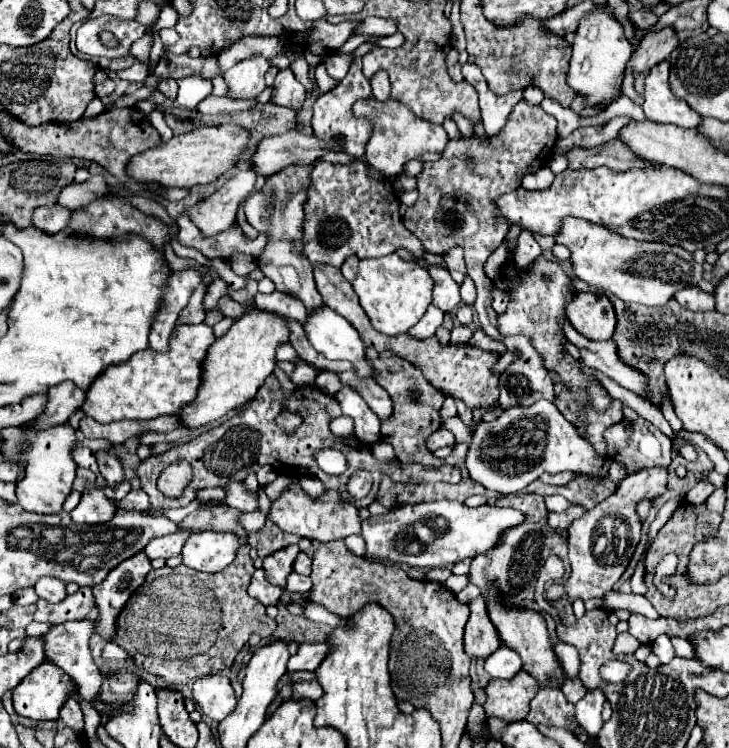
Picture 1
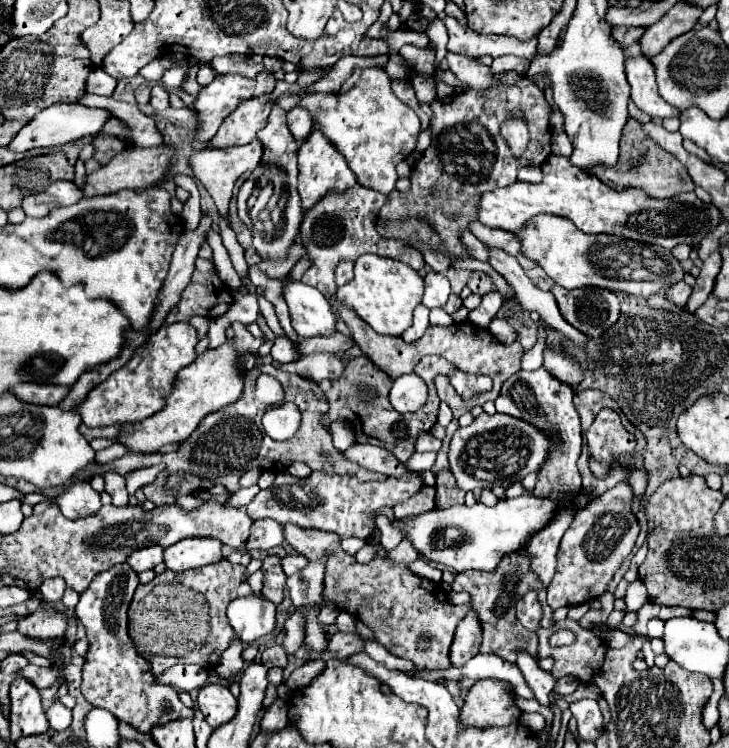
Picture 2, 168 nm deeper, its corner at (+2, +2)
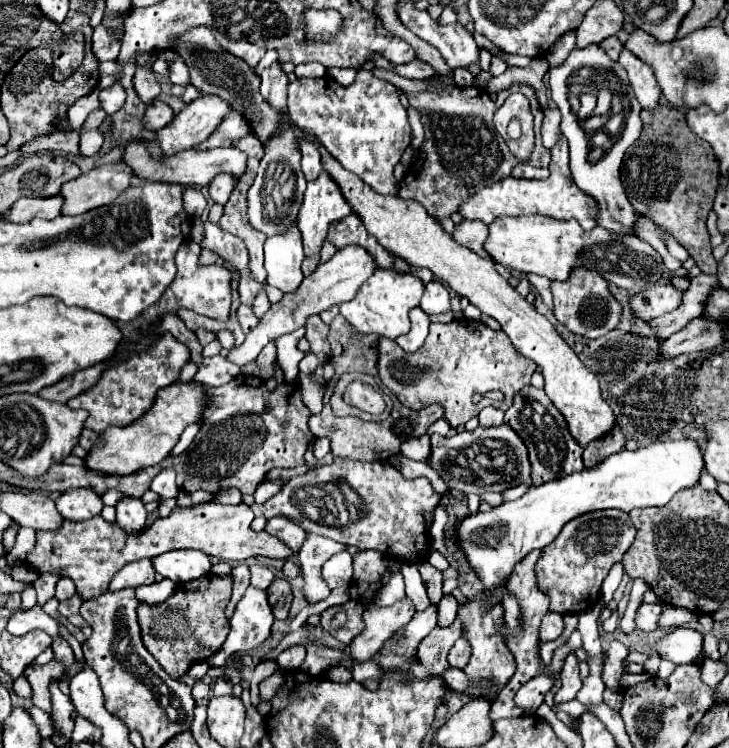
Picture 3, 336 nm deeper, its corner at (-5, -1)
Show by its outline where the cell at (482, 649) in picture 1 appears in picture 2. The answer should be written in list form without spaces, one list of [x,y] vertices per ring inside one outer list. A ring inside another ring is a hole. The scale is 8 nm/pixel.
[[[469,610],[469,614],[459,622],[451,646],[451,662],[455,668],[463,668],[479,652],[481,638],[483,638],[481,620],[475,610]]]

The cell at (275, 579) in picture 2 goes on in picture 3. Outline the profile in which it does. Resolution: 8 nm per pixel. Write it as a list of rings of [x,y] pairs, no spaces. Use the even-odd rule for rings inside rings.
[[[274,579],[272,585],[266,589],[266,593],[268,593],[268,603],[274,619],[288,619],[288,611],[292,603],[290,583],[286,579]]]

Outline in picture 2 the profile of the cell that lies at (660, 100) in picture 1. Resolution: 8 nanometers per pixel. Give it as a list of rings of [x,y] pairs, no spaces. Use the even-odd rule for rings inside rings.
[[[635,56],[625,62],[627,80],[631,84],[631,98],[635,104],[649,116],[661,116],[661,118],[679,118],[681,110],[675,106],[669,106],[657,90],[655,70],[651,66],[651,60],[645,56]]]

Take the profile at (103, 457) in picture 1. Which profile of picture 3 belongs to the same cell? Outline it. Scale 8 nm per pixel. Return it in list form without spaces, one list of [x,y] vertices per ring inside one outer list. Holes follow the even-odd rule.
[[[128,497],[128,499],[122,499],[118,505],[116,505],[116,523],[120,525],[120,529],[124,527],[128,533],[136,533],[136,529],[144,529],[146,527],[146,517],[148,517],[148,511],[144,507],[144,503],[140,499],[134,499],[134,497]]]

